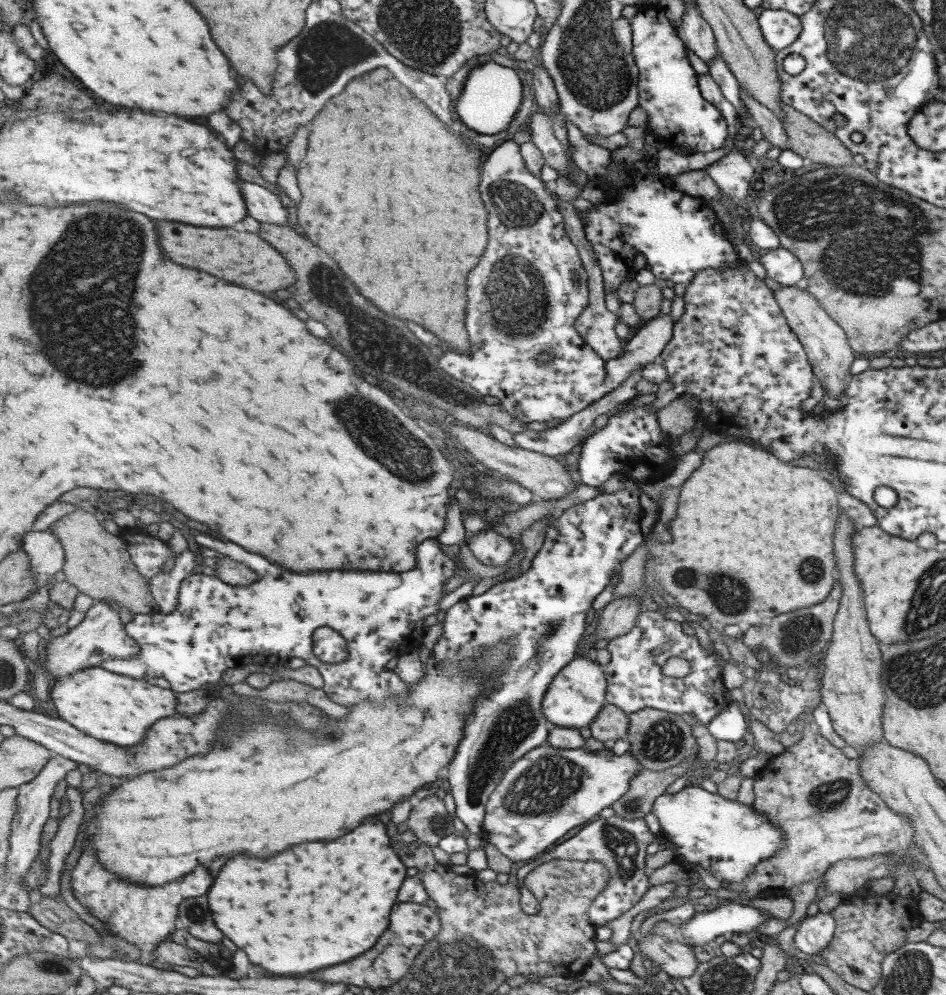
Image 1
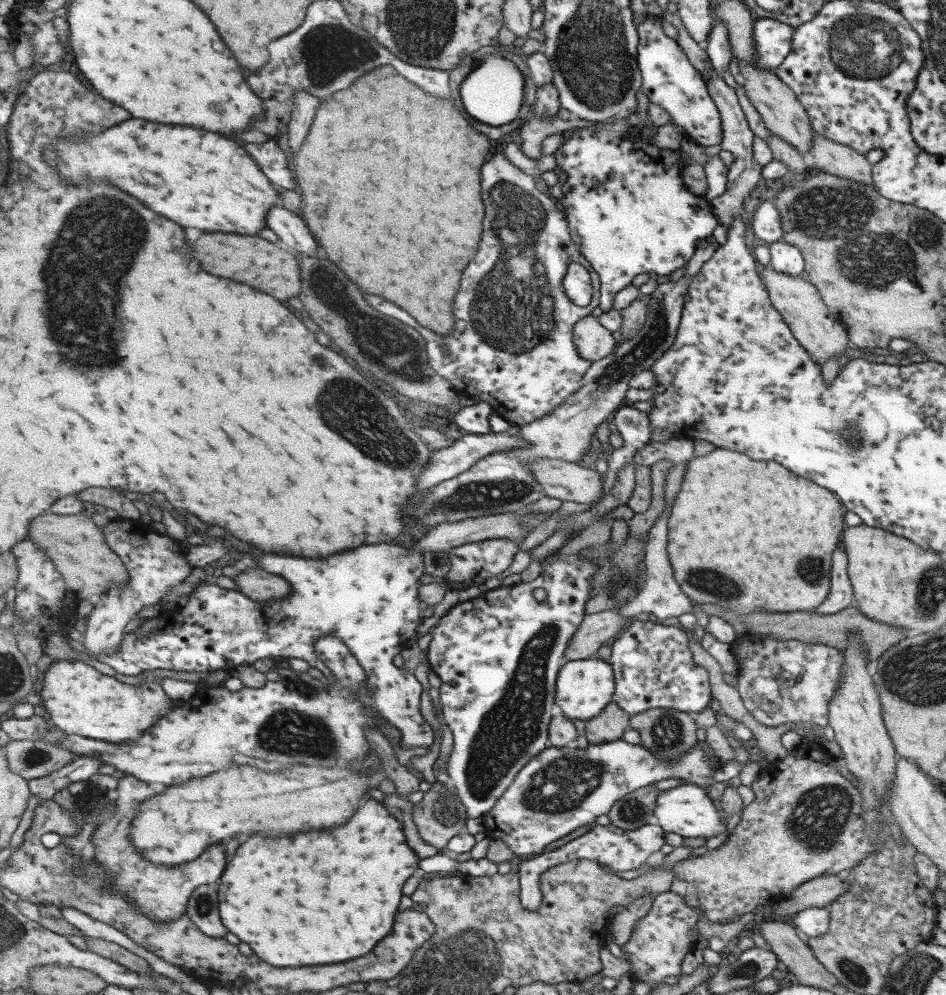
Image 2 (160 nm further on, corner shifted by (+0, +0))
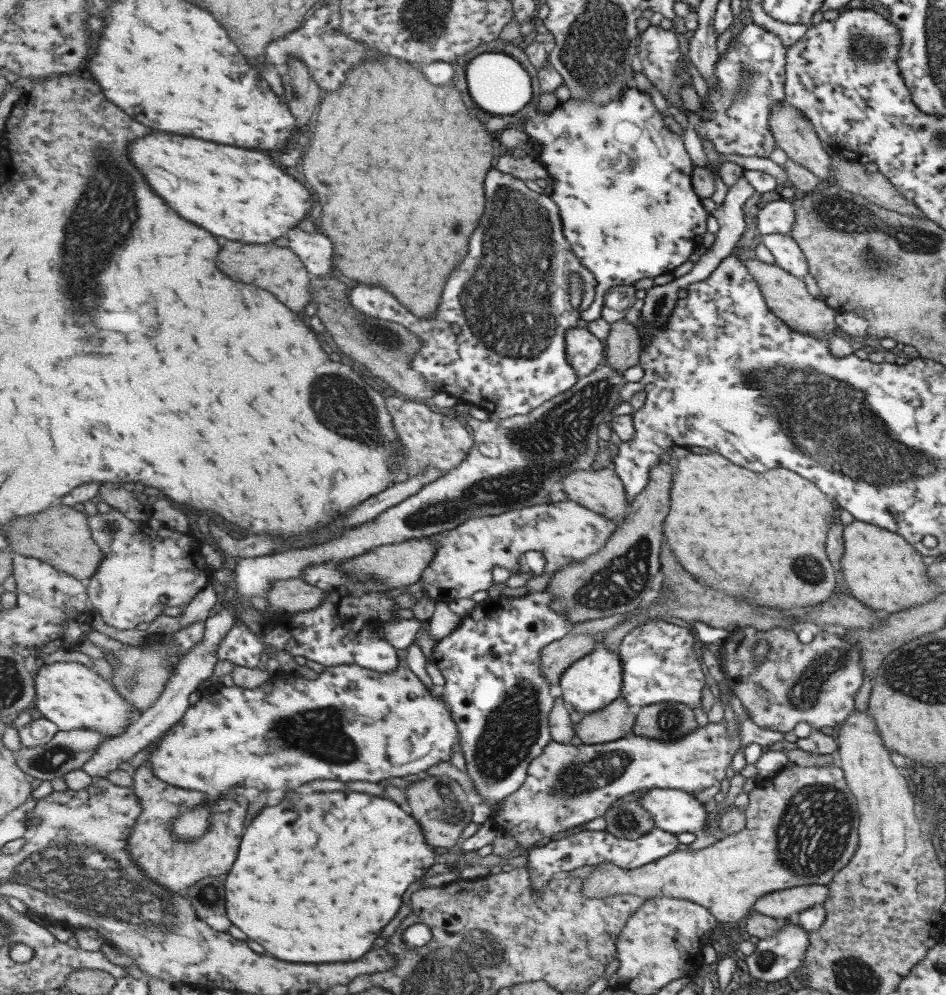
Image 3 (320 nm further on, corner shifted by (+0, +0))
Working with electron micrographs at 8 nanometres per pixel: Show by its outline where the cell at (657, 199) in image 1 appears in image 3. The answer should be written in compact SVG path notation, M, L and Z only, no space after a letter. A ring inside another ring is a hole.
M636 87L625 89L624 93L621 93L614 101L606 105L600 105L585 99L569 98L551 112L541 113L536 111L536 115L533 115L525 122L524 131L530 138L534 138L541 144L541 150L536 159L545 166L549 176L553 179L550 197L560 206L560 215L564 223L564 235L571 243L577 258L580 258L580 261L596 276L598 282L593 304L588 306L588 309L580 310L583 320L596 321L602 317L605 296L607 296L609 288L629 286L635 284L637 280L643 280L643 278L655 278L655 276L661 276L661 274L672 273L675 268L679 268L681 264L691 260L691 254L695 252L695 248L698 247L697 244L701 242L701 236L705 234L705 220L707 220L707 212L701 208L701 202L697 198L697 191L693 187L693 175L696 166L693 165L689 152L685 150L682 136L671 133L665 126L663 115L656 107L650 92L642 92Z

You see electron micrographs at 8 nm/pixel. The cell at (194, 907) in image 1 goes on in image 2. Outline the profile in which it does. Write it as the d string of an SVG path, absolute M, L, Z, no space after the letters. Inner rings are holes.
M211 884L201 885L190 899L187 913L200 930L209 936L225 936L227 928L219 914L219 888Z

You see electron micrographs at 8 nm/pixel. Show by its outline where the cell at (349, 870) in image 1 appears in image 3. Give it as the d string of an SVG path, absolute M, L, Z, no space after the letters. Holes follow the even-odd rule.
M313 792L313 794L291 794L287 796L281 804L271 806L263 810L253 824L247 826L245 838L241 842L241 854L237 858L237 866L229 872L227 878L227 910L229 918L233 920L235 926L245 930L249 938L257 940L263 944L273 956L287 960L287 962L349 962L349 960L359 960L363 958L375 940L381 936L383 928L399 914L405 892L416 880L421 880L427 872L431 871L431 866L437 863L435 852L424 835L423 827L411 814L407 814L399 804L387 798L377 798L371 794L361 794L361 792Z

